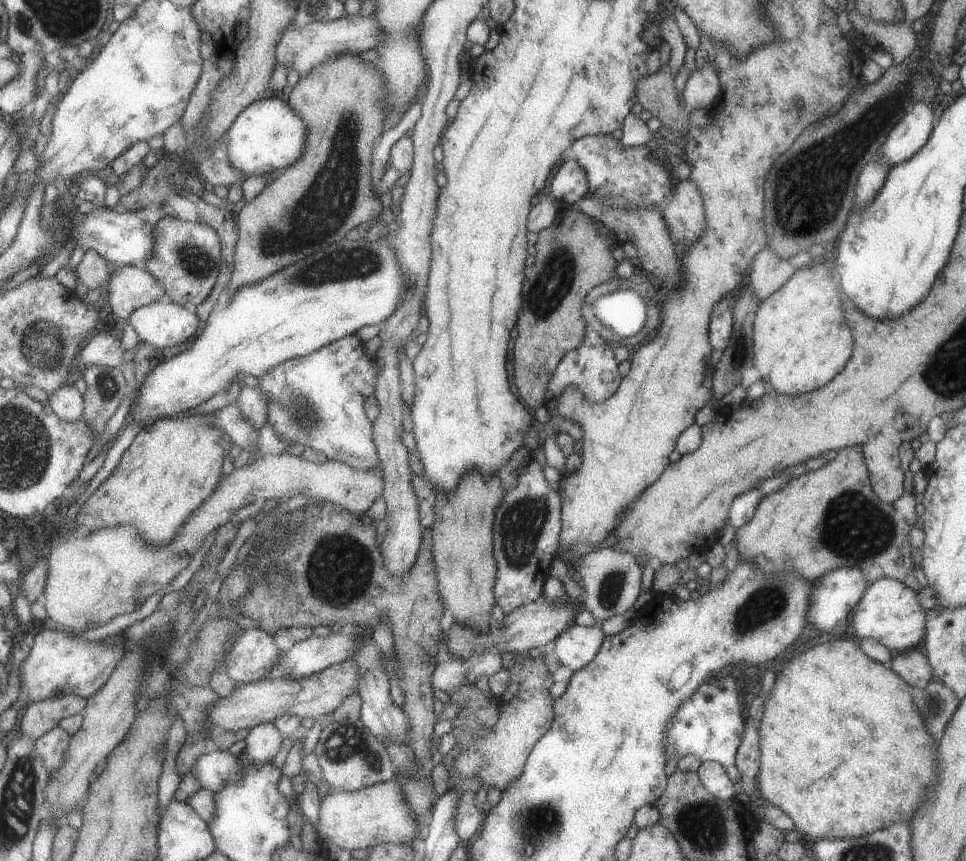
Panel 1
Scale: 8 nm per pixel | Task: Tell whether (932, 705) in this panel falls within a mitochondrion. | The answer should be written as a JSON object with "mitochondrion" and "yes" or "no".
{"mitochondrion":"yes"}

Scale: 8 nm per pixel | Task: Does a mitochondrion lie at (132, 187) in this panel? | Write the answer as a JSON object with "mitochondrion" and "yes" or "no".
{"mitochondrion":"no"}

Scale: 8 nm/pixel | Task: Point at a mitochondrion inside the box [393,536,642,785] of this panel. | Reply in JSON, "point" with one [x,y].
{"point":[614,581]}

